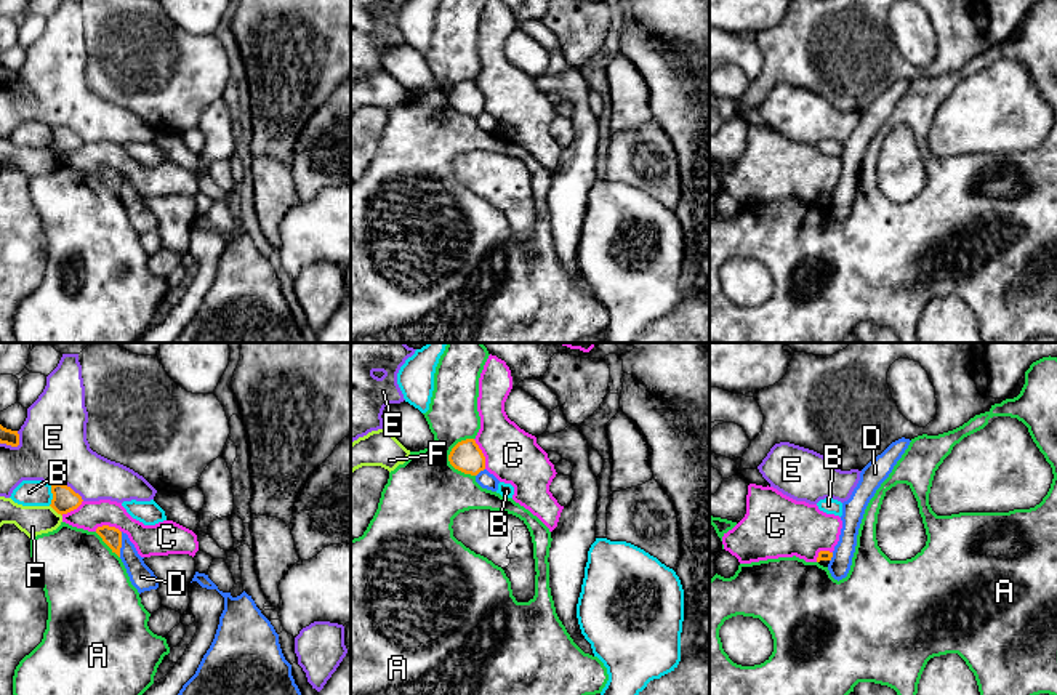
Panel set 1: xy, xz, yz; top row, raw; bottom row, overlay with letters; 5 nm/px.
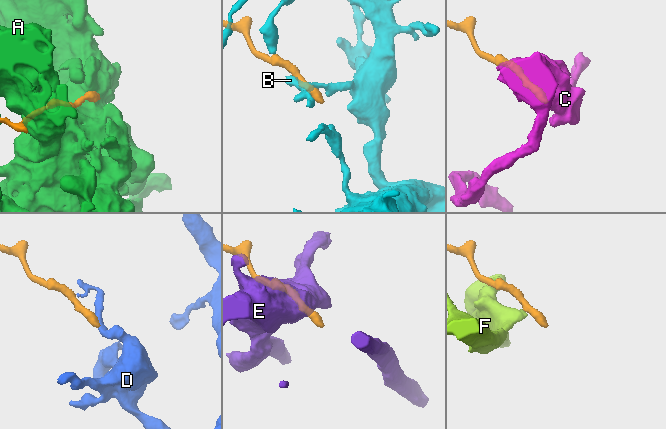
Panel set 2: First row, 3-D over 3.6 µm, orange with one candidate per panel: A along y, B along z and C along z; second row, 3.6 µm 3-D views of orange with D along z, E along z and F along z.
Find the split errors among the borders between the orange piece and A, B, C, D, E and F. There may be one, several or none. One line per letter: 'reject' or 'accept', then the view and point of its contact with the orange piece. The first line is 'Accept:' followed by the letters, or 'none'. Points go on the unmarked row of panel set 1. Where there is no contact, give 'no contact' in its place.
Accept: none
A: reject | xz (449, 101)
B: reject | xy (53, 136)
C: reject | xz (482, 95)
D: reject | xy (120, 186)
E: reject | xy (66, 127)
F: reject | xy (56, 152)

